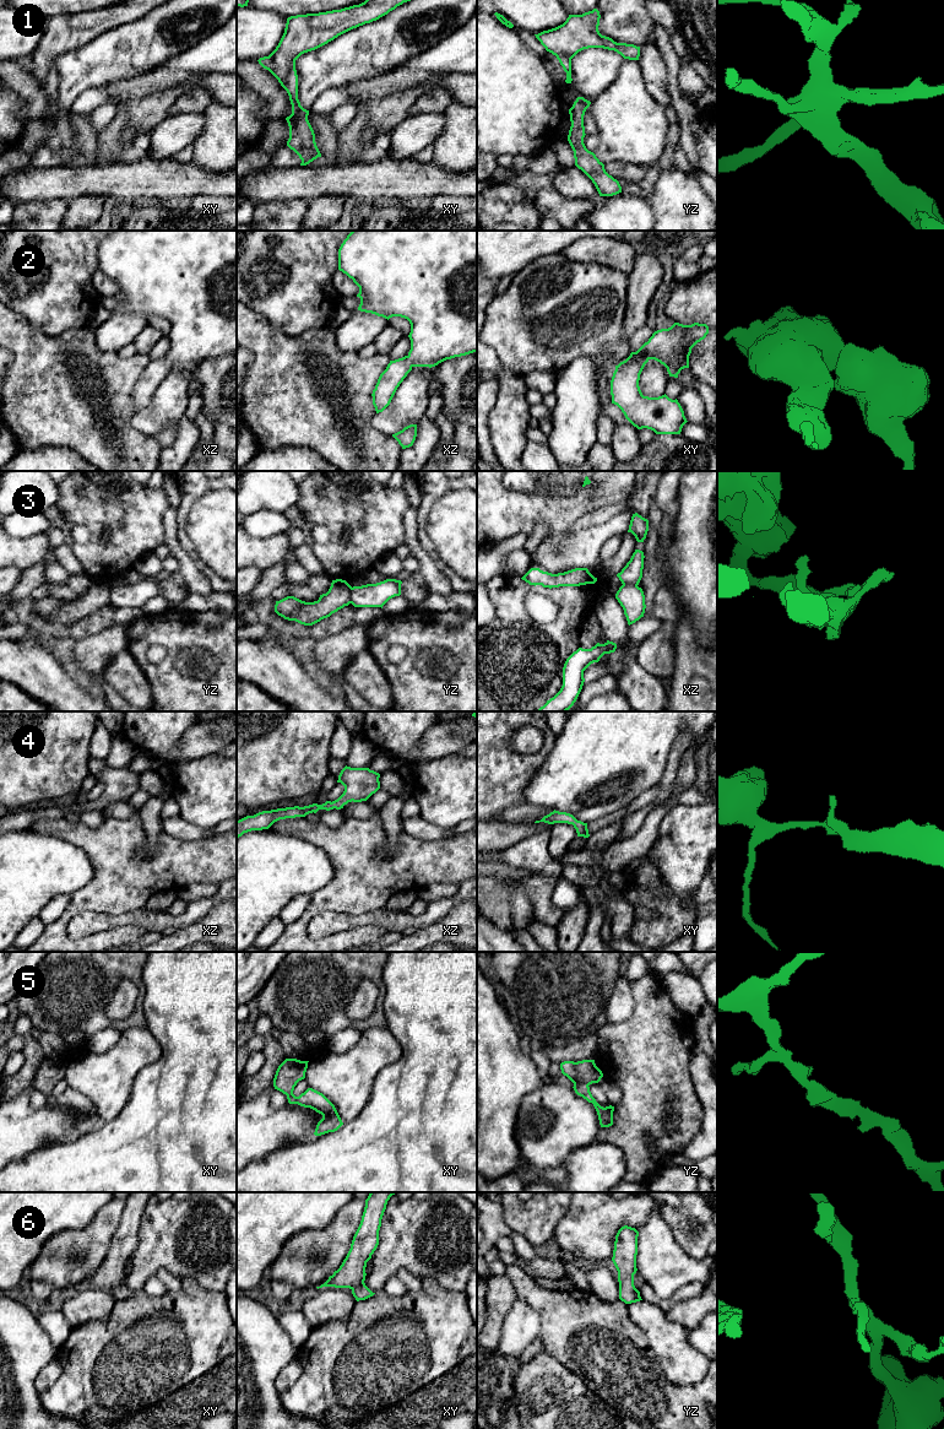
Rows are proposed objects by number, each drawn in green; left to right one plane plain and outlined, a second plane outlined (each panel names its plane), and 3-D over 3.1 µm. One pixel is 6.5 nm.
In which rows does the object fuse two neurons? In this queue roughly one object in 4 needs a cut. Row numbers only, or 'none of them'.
3

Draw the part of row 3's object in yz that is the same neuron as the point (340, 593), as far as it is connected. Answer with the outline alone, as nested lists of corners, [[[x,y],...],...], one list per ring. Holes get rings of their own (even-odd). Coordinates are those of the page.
[[[336,579],[332,580],[329,591],[320,595],[318,601],[305,602],[294,596],[287,596],[276,601],[275,612],[284,619],[313,626],[348,606],[351,599],[352,586],[346,580]]]

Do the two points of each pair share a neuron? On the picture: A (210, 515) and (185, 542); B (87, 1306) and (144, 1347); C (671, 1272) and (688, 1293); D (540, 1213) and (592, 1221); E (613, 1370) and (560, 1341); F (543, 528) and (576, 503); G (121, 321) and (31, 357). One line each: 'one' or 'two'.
A: two
B: two
C: two
D: two
E: one
F: two
G: two

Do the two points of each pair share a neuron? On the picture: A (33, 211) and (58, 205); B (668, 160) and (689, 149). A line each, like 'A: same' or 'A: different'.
A: same
B: different

